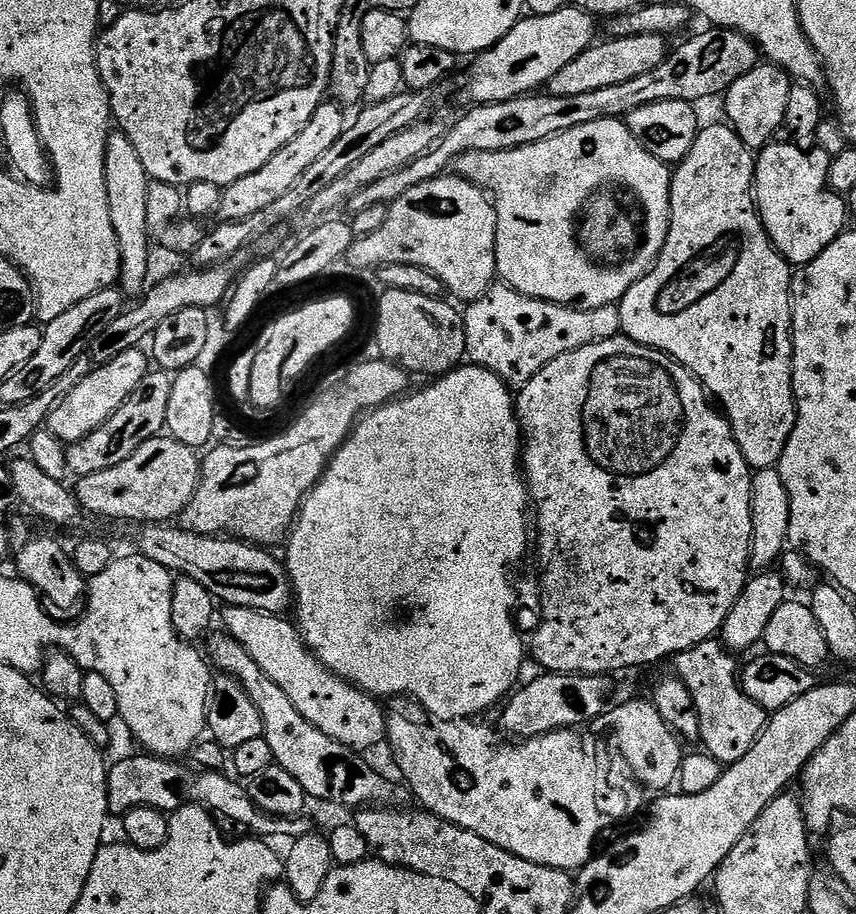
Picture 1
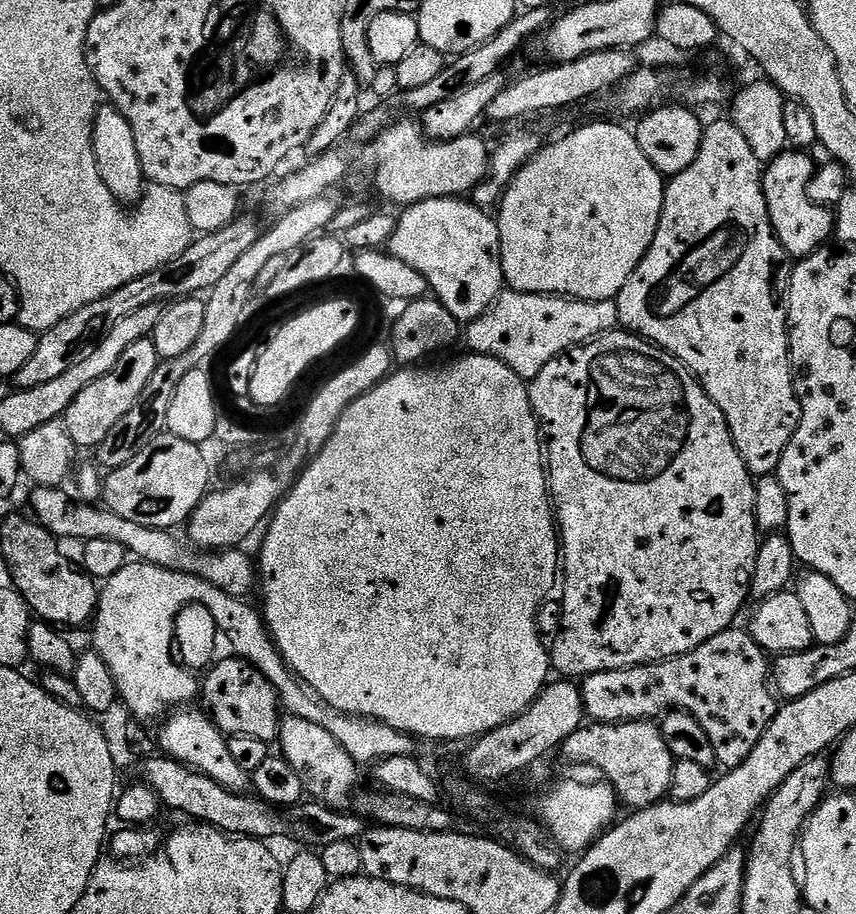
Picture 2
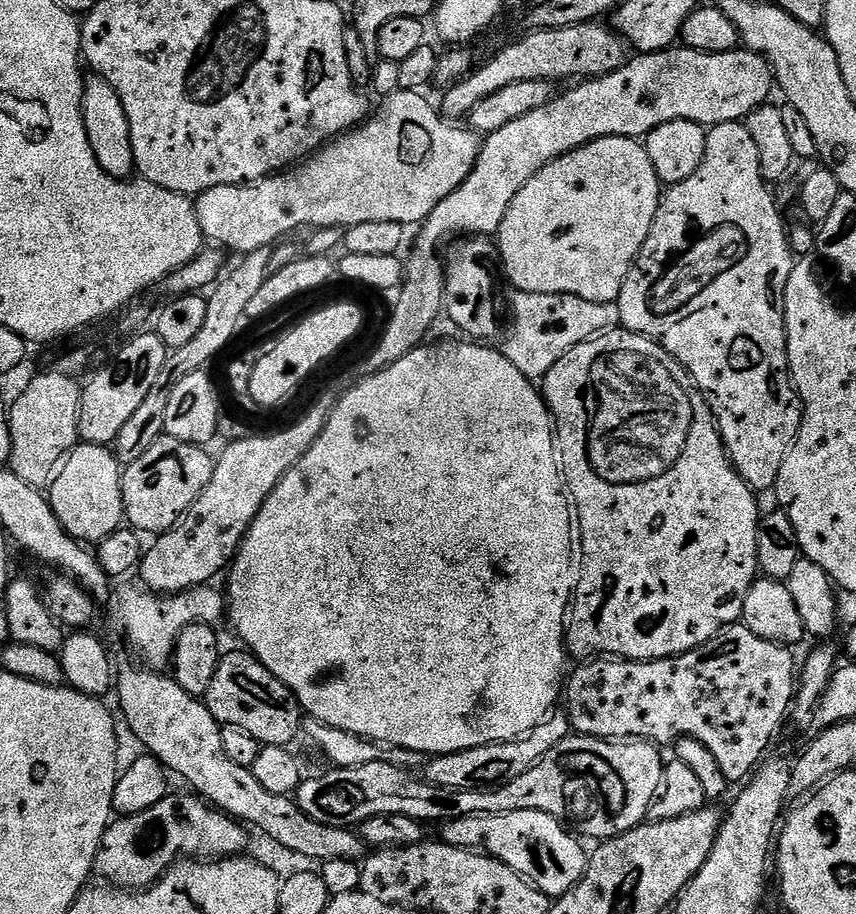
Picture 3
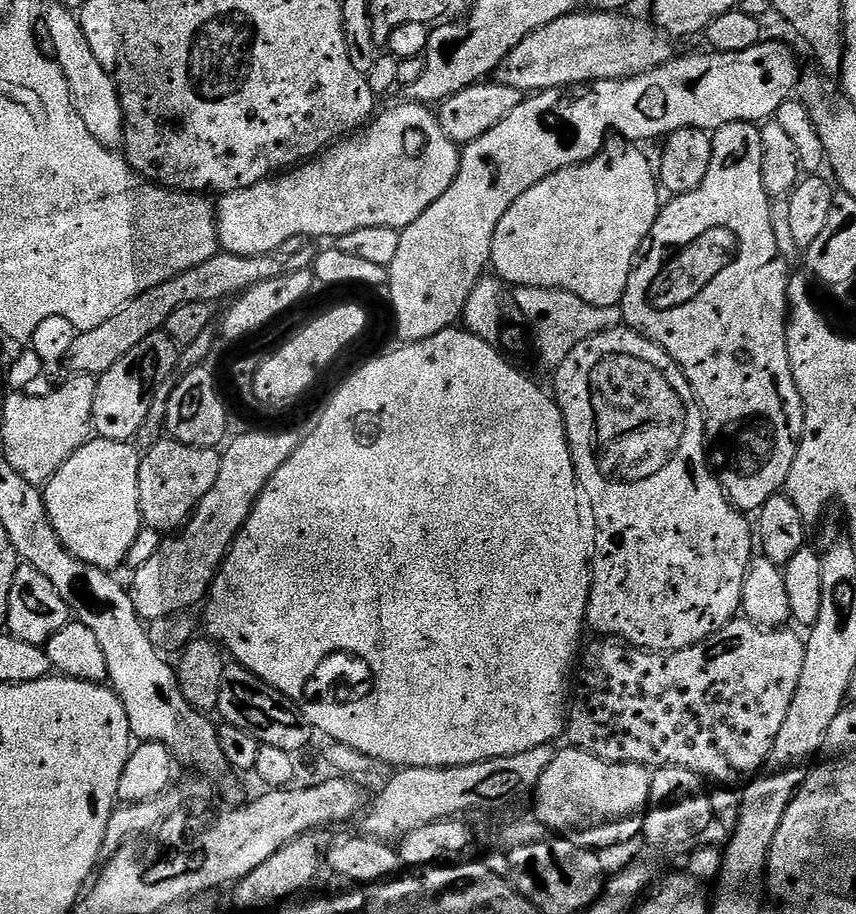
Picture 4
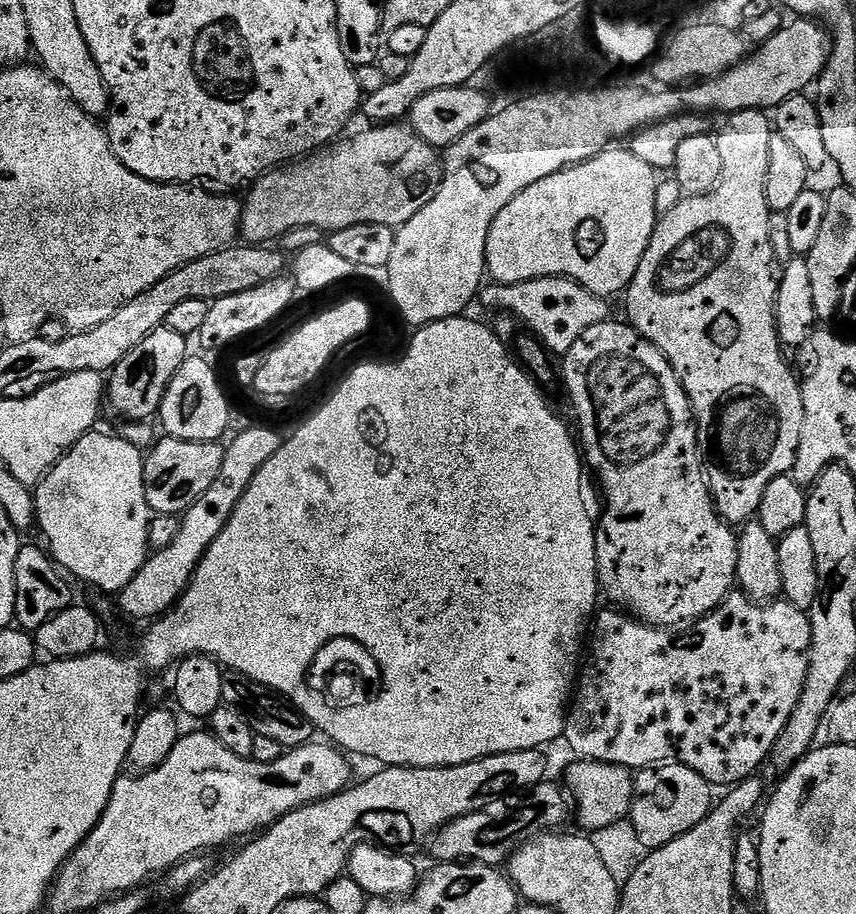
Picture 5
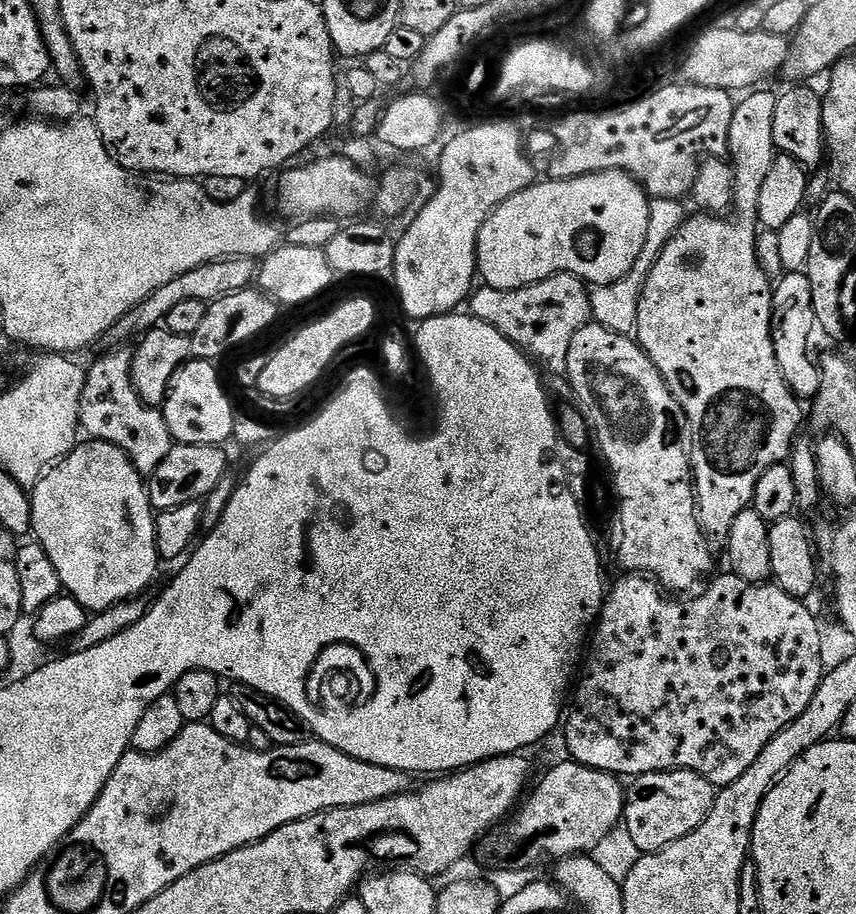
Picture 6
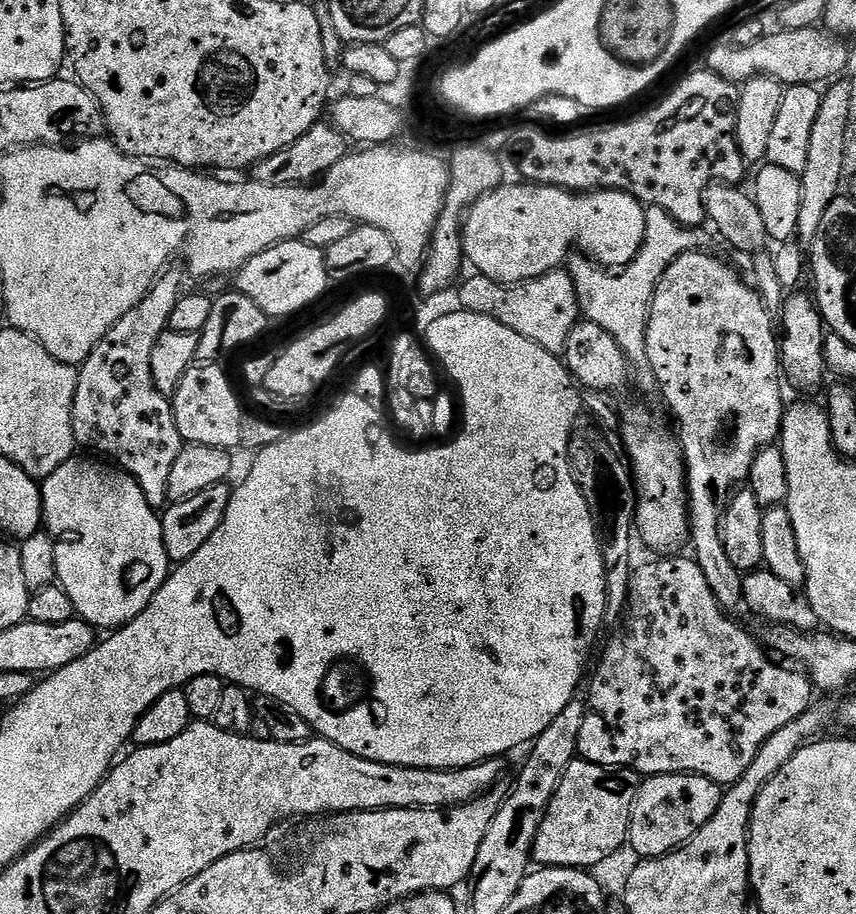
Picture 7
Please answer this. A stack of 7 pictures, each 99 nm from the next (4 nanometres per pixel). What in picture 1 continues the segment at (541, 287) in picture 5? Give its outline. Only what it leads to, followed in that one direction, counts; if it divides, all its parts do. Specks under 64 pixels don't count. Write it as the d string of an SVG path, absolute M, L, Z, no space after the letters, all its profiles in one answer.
M503 282L493 283L483 298L471 301L465 308L462 315L467 359L498 374L513 390L523 388L542 366L554 362L554 358L621 335L617 305L602 306L598 310L570 308L566 304L551 304L524 296Z

